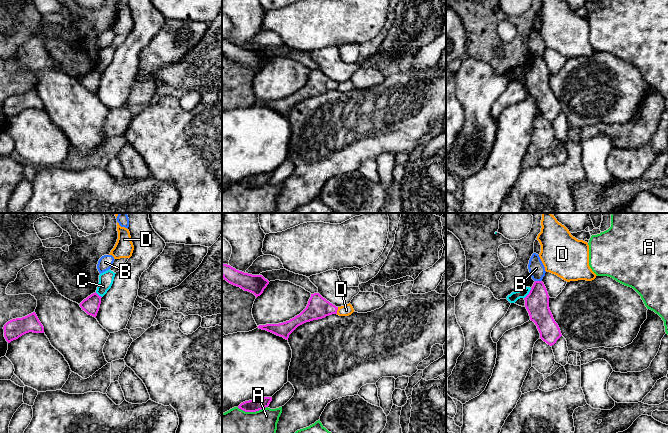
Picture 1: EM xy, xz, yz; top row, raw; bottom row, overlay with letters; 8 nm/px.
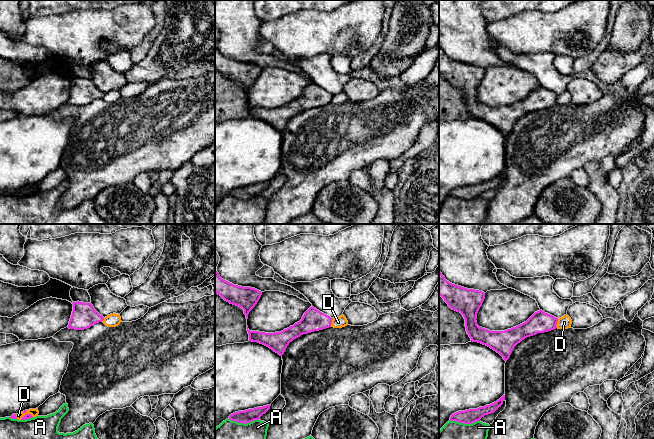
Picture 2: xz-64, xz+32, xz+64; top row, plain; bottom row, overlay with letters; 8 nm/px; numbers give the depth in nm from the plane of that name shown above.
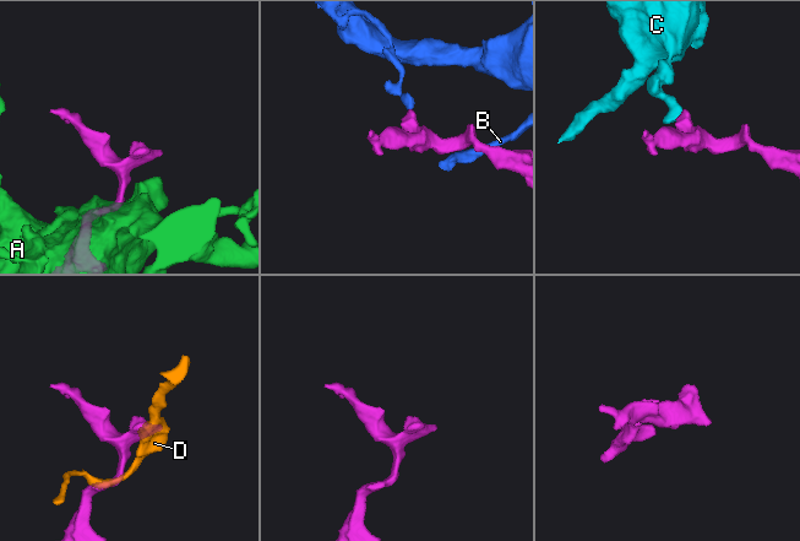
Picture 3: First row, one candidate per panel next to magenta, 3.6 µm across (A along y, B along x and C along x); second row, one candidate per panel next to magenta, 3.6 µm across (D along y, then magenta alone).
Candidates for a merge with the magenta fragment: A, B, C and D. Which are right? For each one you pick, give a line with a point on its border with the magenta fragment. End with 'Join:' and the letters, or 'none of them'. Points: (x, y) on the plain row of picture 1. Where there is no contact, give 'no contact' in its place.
Join: none of them

